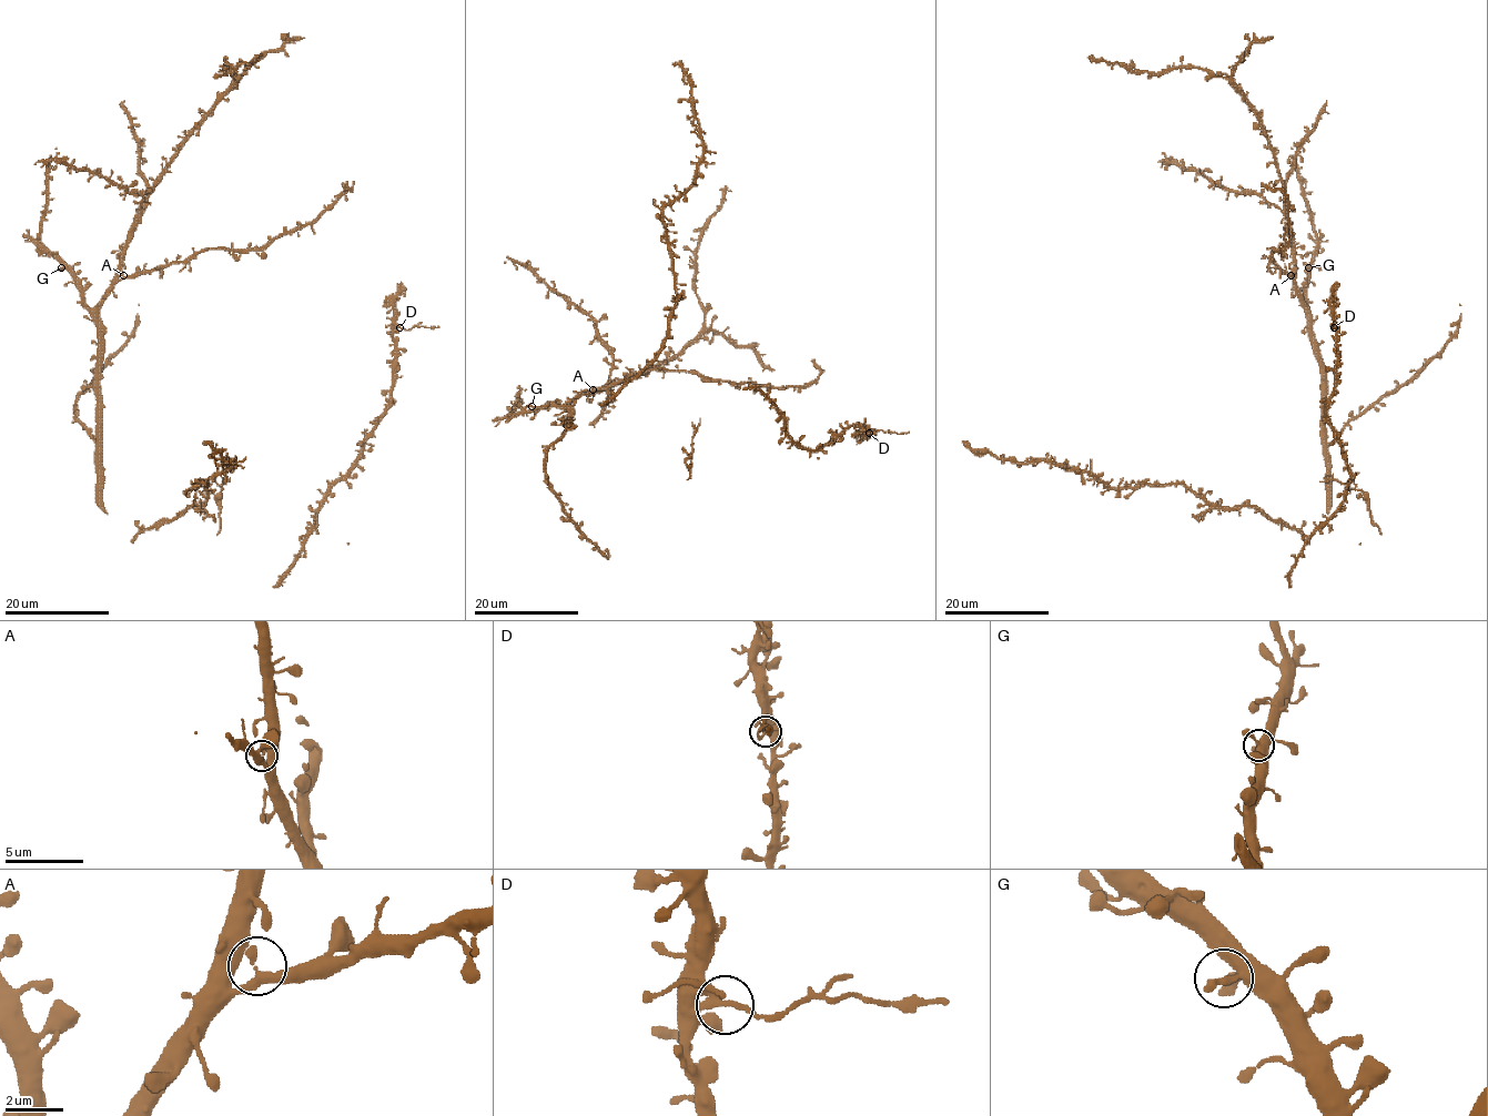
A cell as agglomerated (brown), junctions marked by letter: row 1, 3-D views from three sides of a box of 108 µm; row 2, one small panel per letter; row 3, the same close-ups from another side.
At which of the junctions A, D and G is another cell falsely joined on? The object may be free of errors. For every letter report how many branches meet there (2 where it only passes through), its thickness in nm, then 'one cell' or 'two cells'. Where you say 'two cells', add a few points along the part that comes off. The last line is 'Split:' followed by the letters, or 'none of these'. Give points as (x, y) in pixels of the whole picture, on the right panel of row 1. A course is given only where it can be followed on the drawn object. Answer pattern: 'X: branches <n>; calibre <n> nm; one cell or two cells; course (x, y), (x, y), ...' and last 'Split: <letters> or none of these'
A: branches 2; calibre 320 nm; one cell
D: branches 2; calibre 240 nm; two cells
G: branches 2; calibre 300 nm; one cell
Split: D

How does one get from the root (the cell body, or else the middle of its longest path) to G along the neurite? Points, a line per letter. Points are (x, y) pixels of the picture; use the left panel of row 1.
G: (113, 287), (90, 307), (85, 303), (80, 282), (61, 267)

